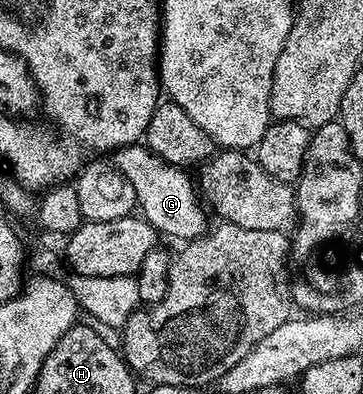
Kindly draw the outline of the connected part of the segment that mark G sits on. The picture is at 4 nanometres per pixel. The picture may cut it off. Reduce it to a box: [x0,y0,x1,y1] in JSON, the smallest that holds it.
[112,144,207,240]

